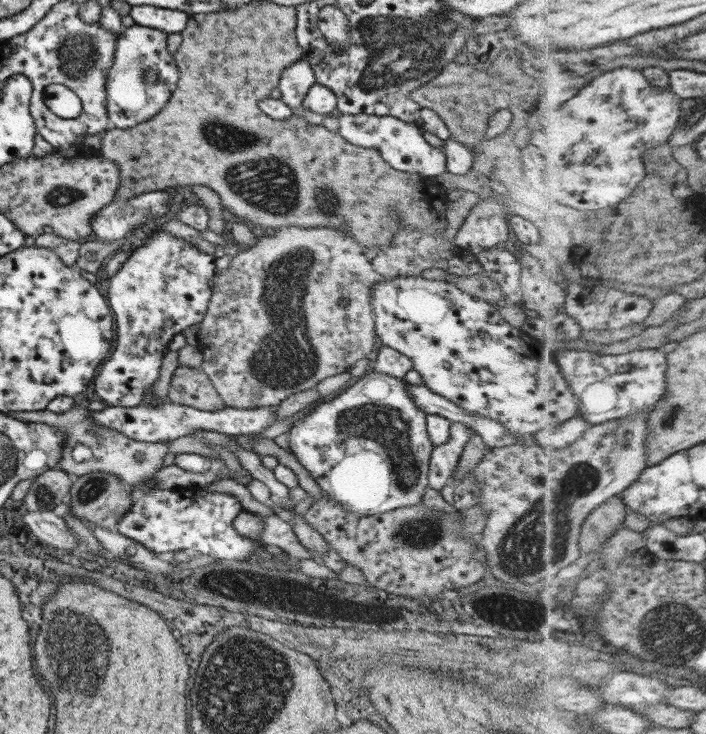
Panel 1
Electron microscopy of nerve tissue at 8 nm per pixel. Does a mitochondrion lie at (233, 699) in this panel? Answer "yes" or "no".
yes

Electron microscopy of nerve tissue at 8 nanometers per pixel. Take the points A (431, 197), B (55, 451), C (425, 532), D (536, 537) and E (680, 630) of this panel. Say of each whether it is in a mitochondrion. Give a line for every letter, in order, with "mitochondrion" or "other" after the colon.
A: other
B: other
C: mitochondrion
D: mitochondrion
E: mitochondrion

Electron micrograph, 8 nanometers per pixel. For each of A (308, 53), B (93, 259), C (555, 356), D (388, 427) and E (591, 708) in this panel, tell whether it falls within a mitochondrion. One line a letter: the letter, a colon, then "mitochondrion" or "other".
A: other
B: other
C: other
D: mitochondrion
E: other

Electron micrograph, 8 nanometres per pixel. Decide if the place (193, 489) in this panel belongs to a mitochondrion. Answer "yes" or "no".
no

